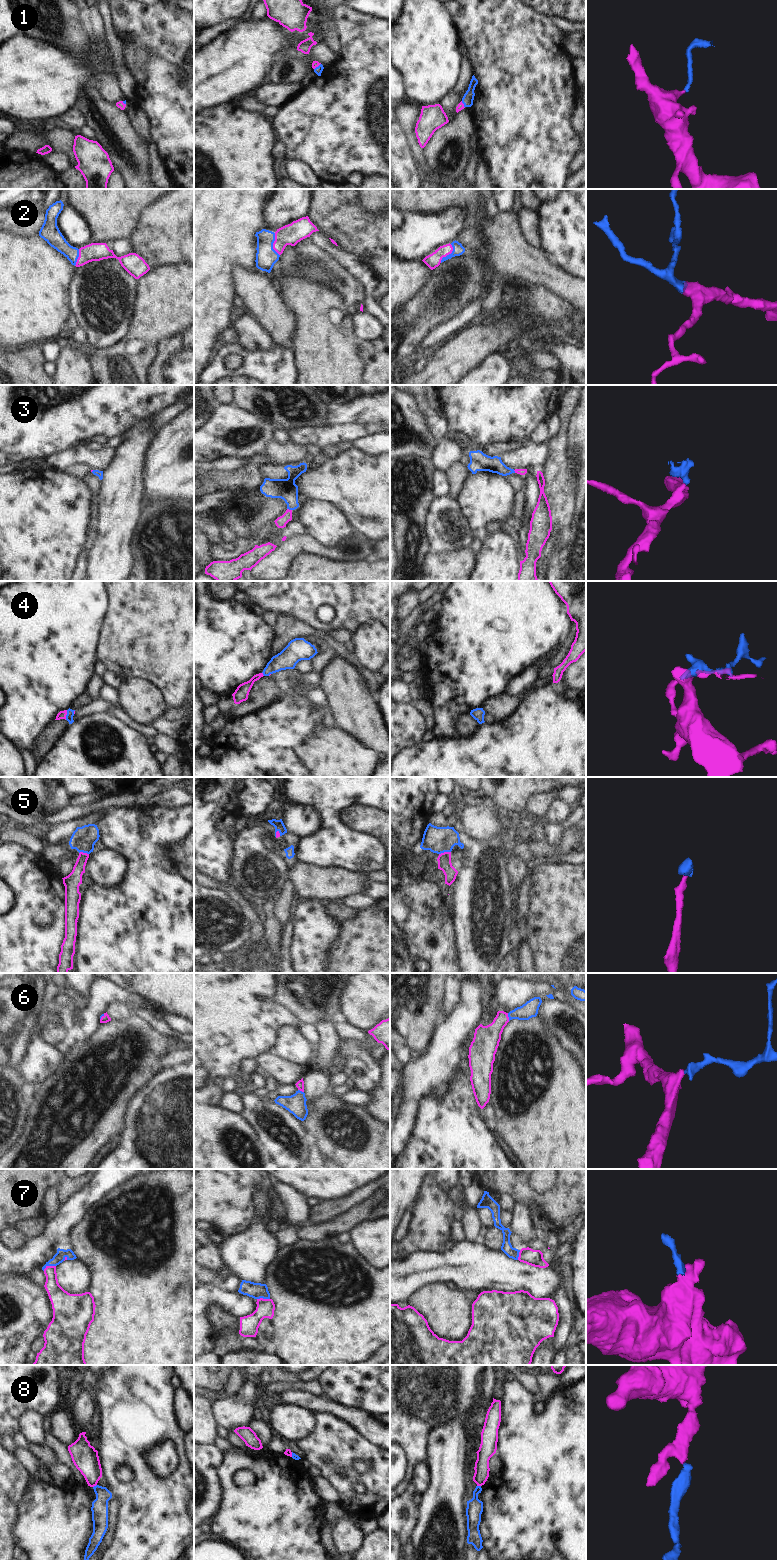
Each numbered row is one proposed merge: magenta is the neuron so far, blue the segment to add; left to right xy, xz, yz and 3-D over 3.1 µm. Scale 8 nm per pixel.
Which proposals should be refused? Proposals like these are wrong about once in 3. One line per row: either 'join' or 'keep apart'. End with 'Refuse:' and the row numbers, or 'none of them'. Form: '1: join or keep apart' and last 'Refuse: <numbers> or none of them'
1: join
2: join
3: join
4: join
5: join
6: join
7: join
8: keep apart
Refuse: 8

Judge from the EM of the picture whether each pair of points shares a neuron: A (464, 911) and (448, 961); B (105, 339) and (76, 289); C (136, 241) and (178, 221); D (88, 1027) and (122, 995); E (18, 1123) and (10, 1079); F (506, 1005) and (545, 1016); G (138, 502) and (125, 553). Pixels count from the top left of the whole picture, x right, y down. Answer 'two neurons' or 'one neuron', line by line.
A: two neurons
B: one neuron
C: one neuron
D: one neuron
E: one neuron
F: two neurons
G: one neuron

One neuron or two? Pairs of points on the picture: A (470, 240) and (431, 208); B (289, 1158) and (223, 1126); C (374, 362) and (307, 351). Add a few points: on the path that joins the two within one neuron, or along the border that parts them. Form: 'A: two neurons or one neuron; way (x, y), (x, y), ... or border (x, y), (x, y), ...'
A: one neuron; way (471, 222), (471, 209), (463, 201), (449, 201)
B: two neurons; border (253, 1127), (274, 1158)
C: two neurons; border (360, 341), (359, 355), (363, 360), (363, 374)

